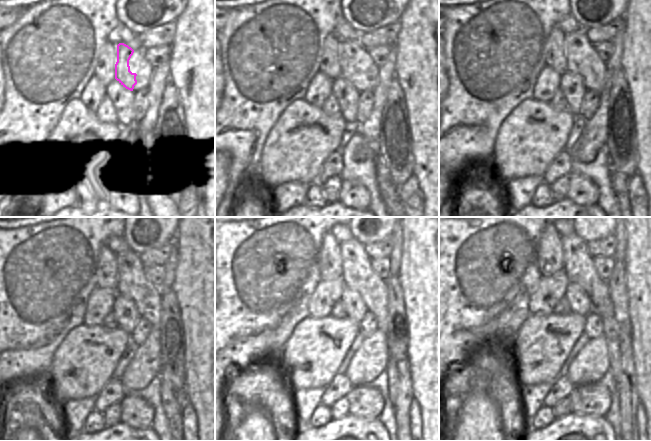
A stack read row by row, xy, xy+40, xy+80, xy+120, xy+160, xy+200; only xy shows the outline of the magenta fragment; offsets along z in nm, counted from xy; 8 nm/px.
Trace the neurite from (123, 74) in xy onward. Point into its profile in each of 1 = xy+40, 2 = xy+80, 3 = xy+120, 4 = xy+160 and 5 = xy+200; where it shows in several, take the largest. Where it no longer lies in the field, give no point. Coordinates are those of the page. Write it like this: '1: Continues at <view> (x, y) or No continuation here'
1: Continues at xy+40 (349, 52)
2: Continues at xy+80 (573, 41)
3: Continues at xy+120 (128, 261)
4: Continues at xy+160 (353, 255)
5: Continues at xy+200 (576, 256).

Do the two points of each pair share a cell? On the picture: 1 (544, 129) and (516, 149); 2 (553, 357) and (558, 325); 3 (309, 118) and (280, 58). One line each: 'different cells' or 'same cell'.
1: same cell
2: same cell
3: different cells

